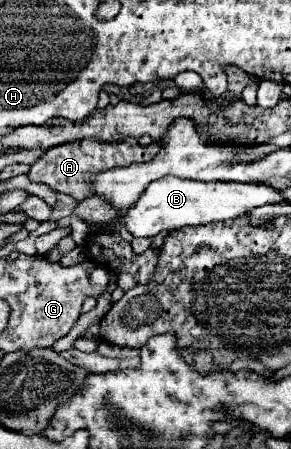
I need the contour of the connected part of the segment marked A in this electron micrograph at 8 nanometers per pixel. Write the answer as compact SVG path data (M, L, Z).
M127 138L123 142L99 142L99 140L77 140L71 144L61 144L55 148L49 148L45 152L43 158L39 158L33 166L31 172L27 174L29 180L33 182L41 182L51 186L57 192L63 192L71 198L75 198L77 202L93 196L91 192L91 176L95 176L95 172L103 172L107 168L119 168L119 166L127 166L127 164L137 164L137 162L147 162L153 160L159 154L159 144L149 144L149 146L139 146L135 138Z

